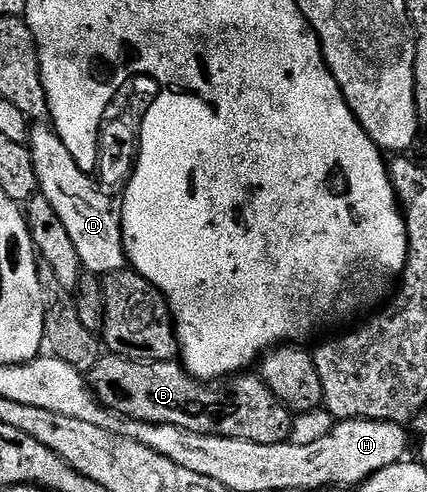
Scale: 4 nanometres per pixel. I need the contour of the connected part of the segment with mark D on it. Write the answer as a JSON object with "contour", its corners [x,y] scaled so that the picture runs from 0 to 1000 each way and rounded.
{"contour":[[[89,248],[70,262],[66,299],[89,362],[89,390],[122,415],[122,425],[157,461],[159,478],[185,518],[194,547],[232,565],[297,543],[295,494],[286,488],[286,447],[272,443],[265,404],[220,376],[222,360],[178,337],[178,321],[159,313],[150,289],[108,248]]]}

